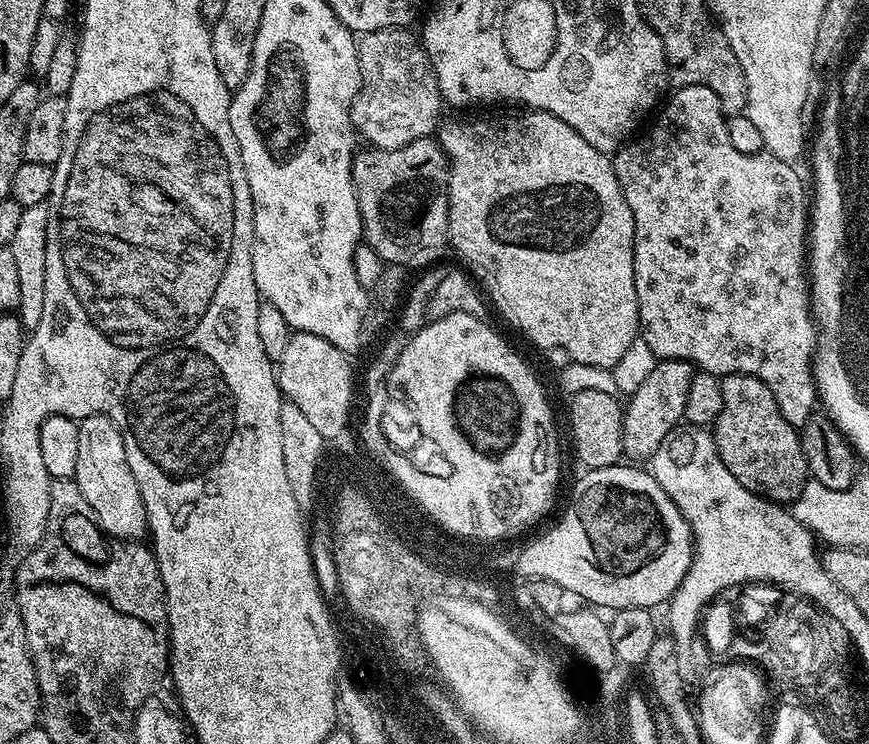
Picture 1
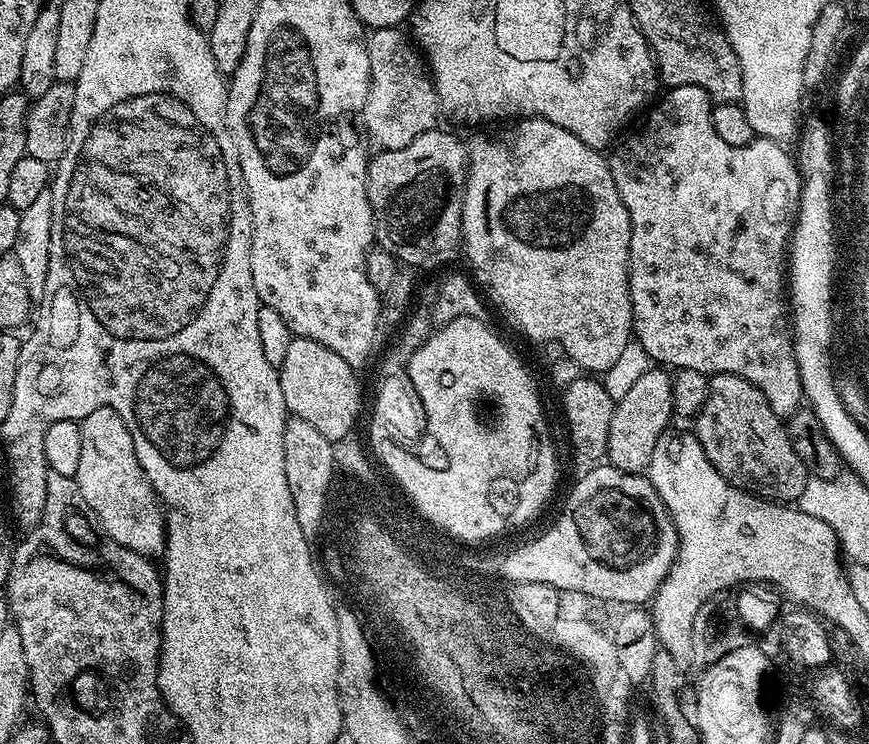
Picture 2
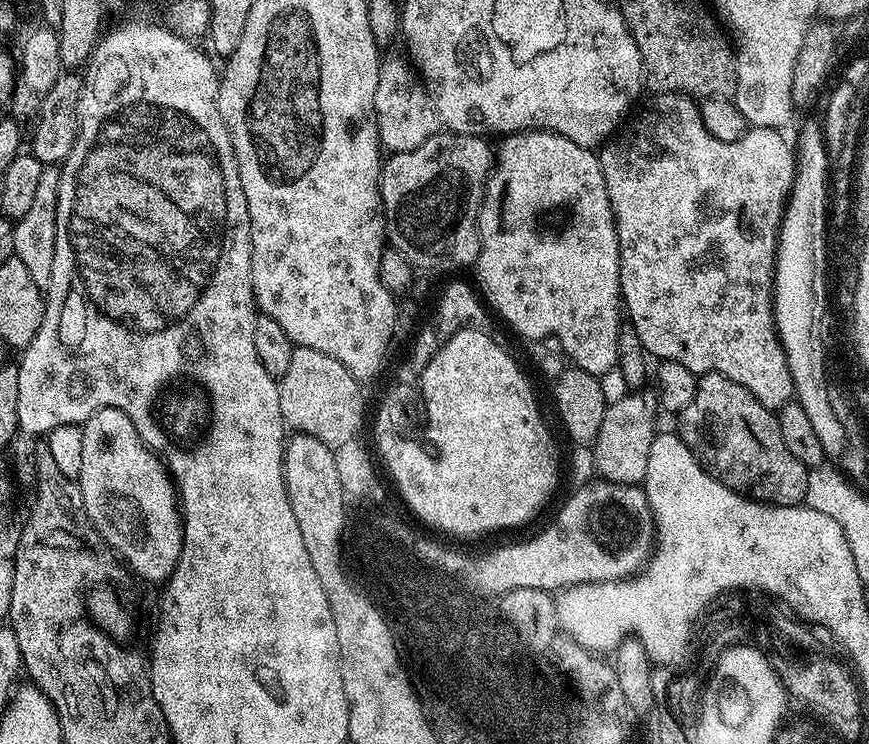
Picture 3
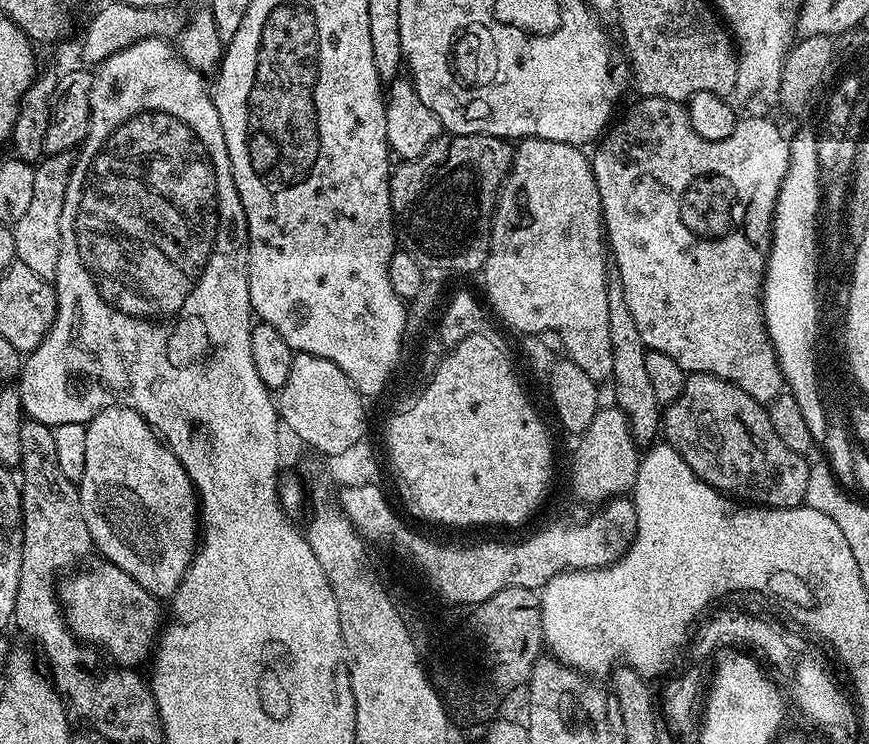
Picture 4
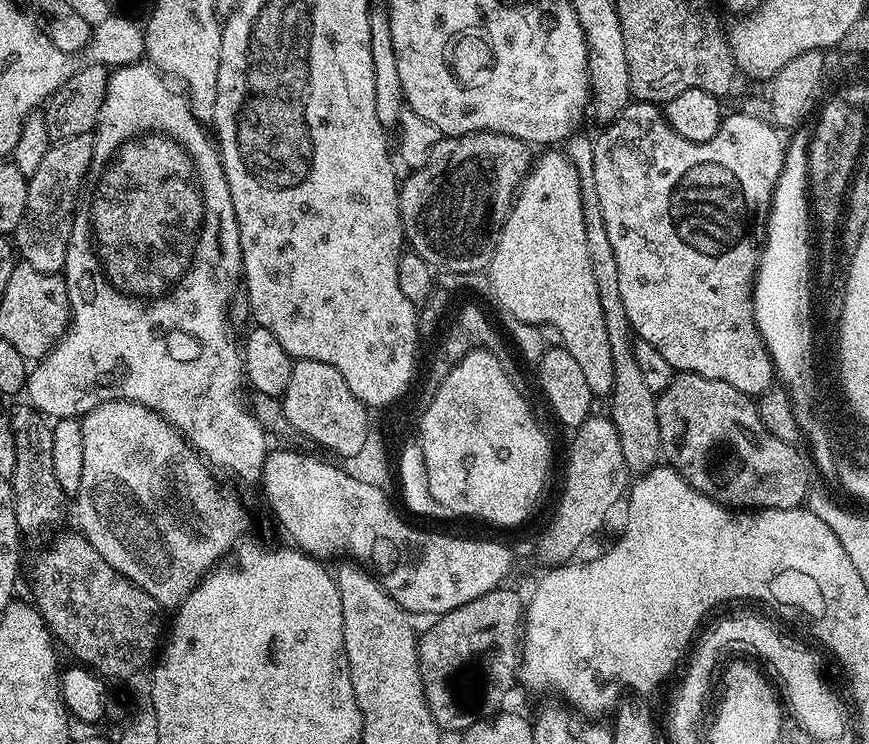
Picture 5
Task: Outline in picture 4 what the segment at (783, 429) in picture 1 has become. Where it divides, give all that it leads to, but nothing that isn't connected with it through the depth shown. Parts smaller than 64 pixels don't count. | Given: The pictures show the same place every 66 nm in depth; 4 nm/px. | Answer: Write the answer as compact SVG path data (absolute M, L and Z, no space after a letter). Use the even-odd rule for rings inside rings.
M711 372L685 375L682 394L663 409L662 436L699 480L729 498L766 508L804 504L809 461L791 452L774 434L767 407L728 380Z

